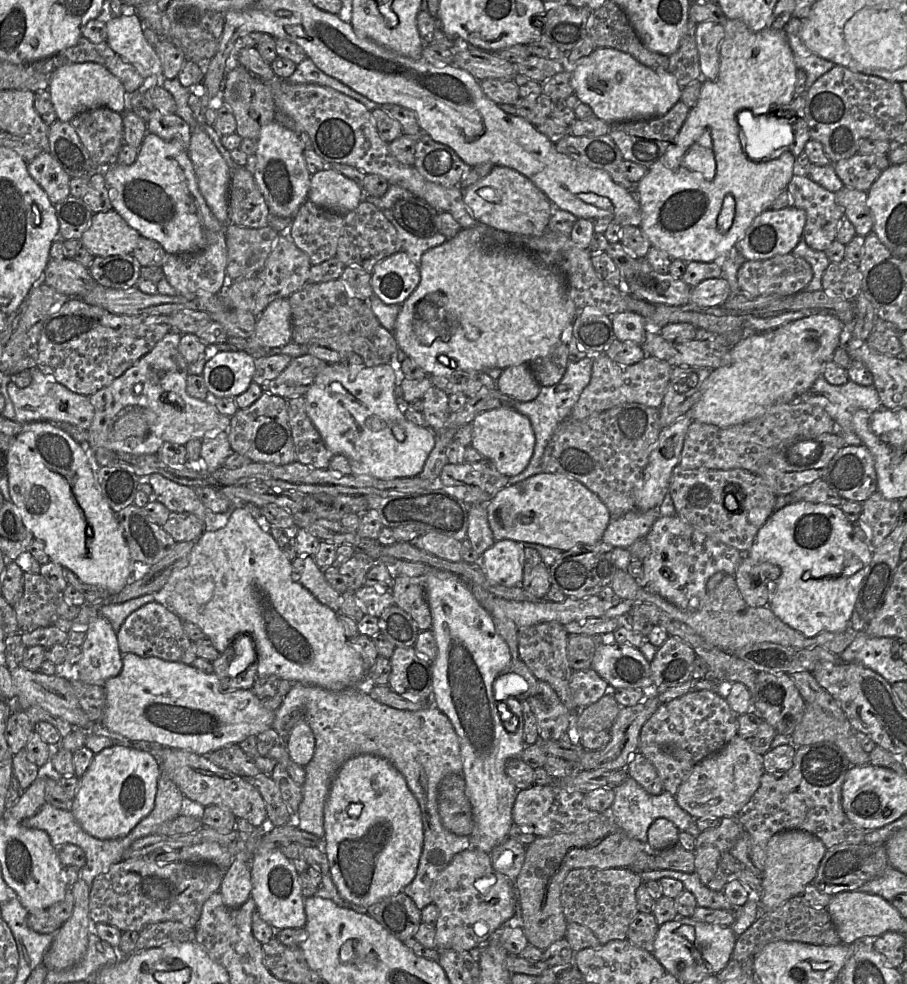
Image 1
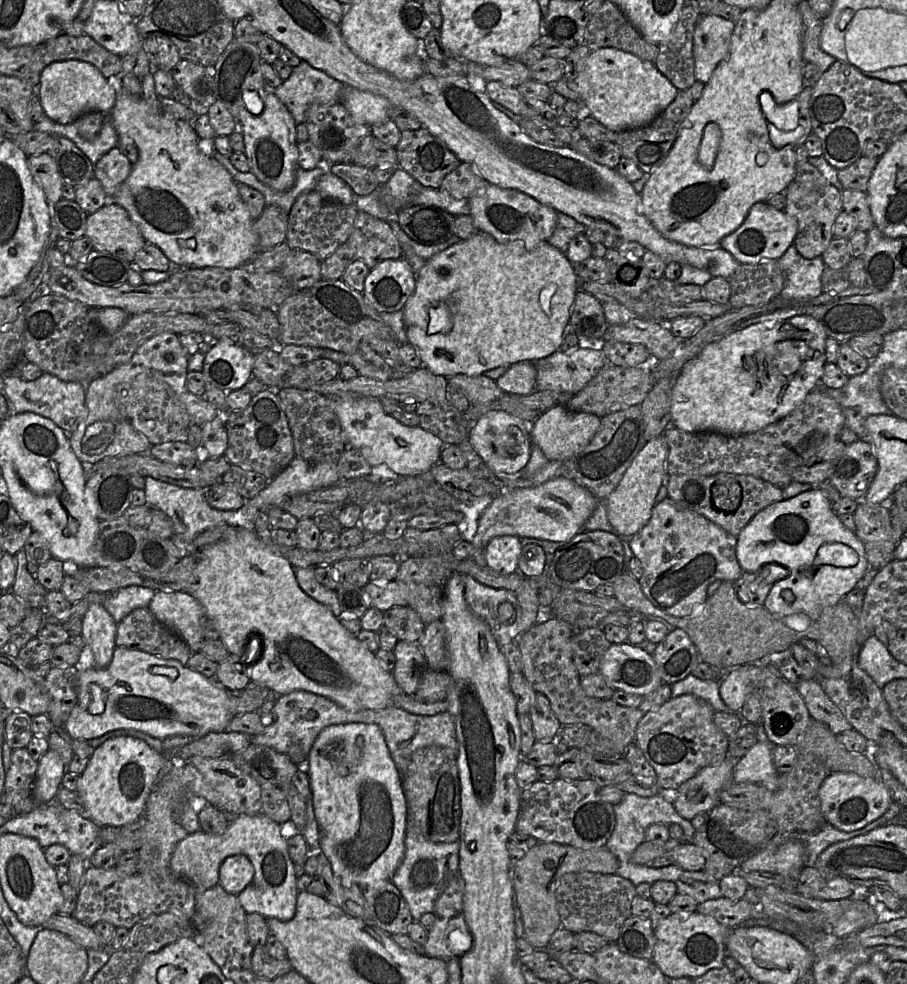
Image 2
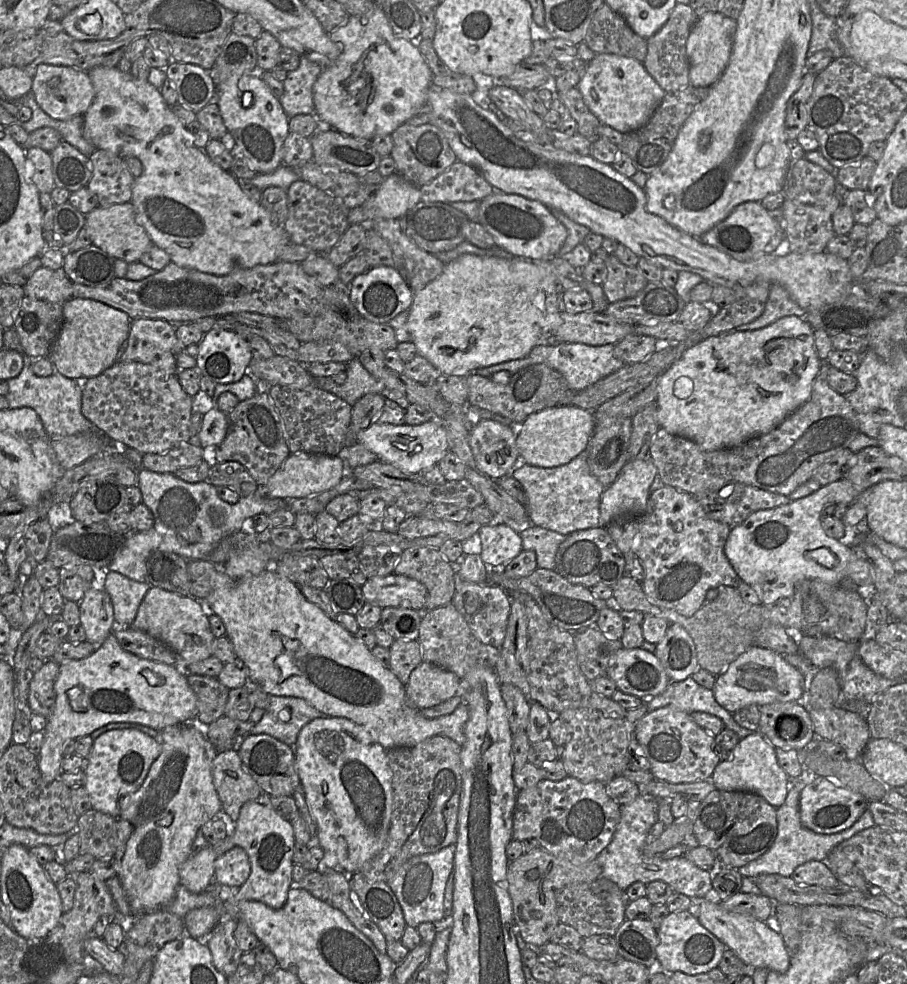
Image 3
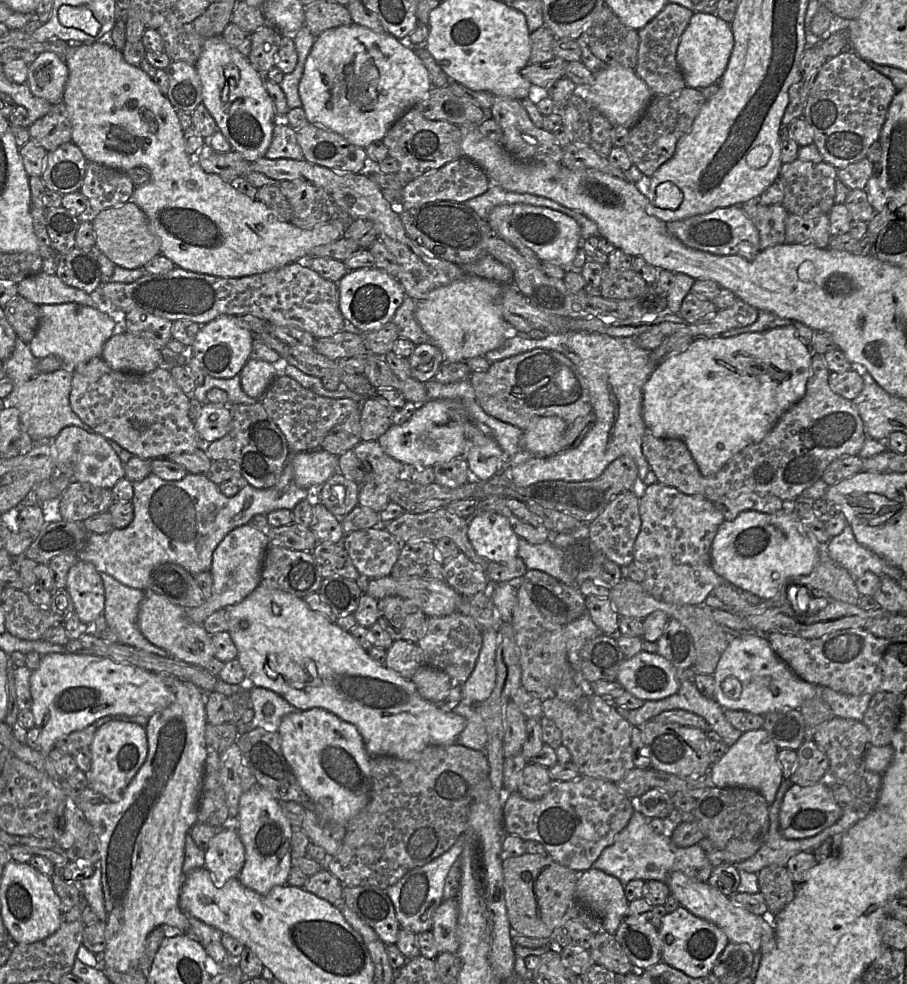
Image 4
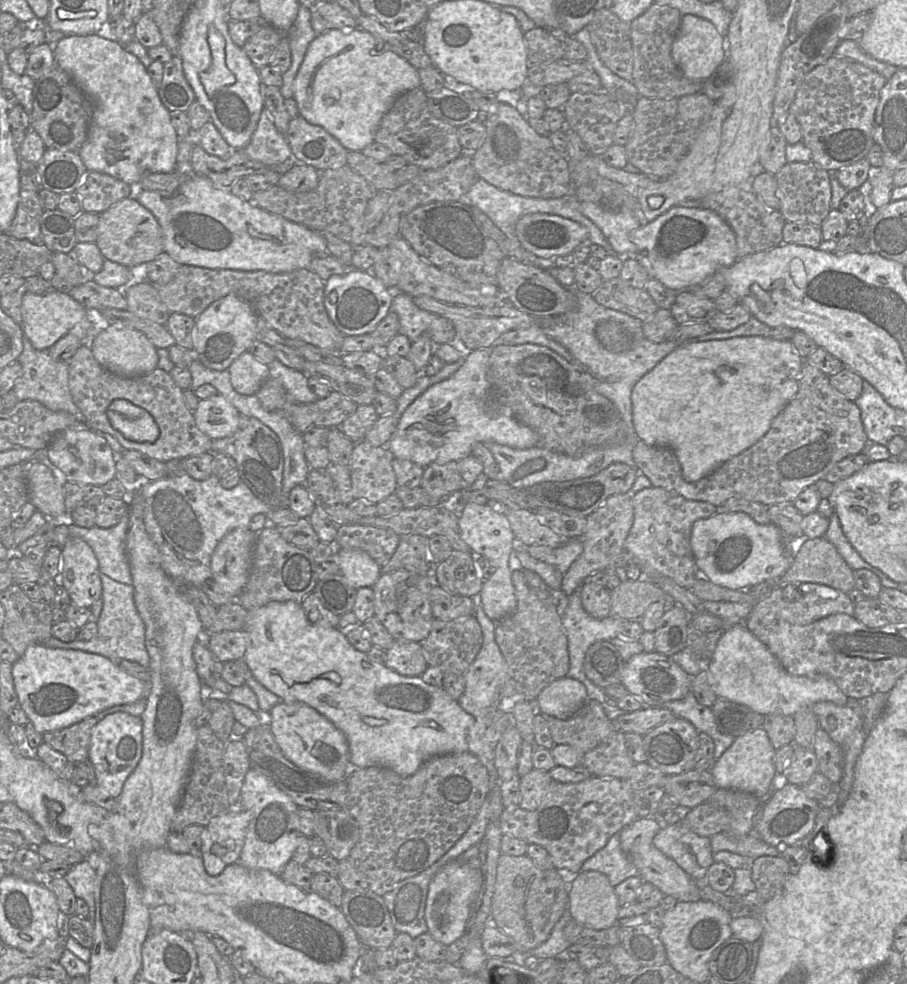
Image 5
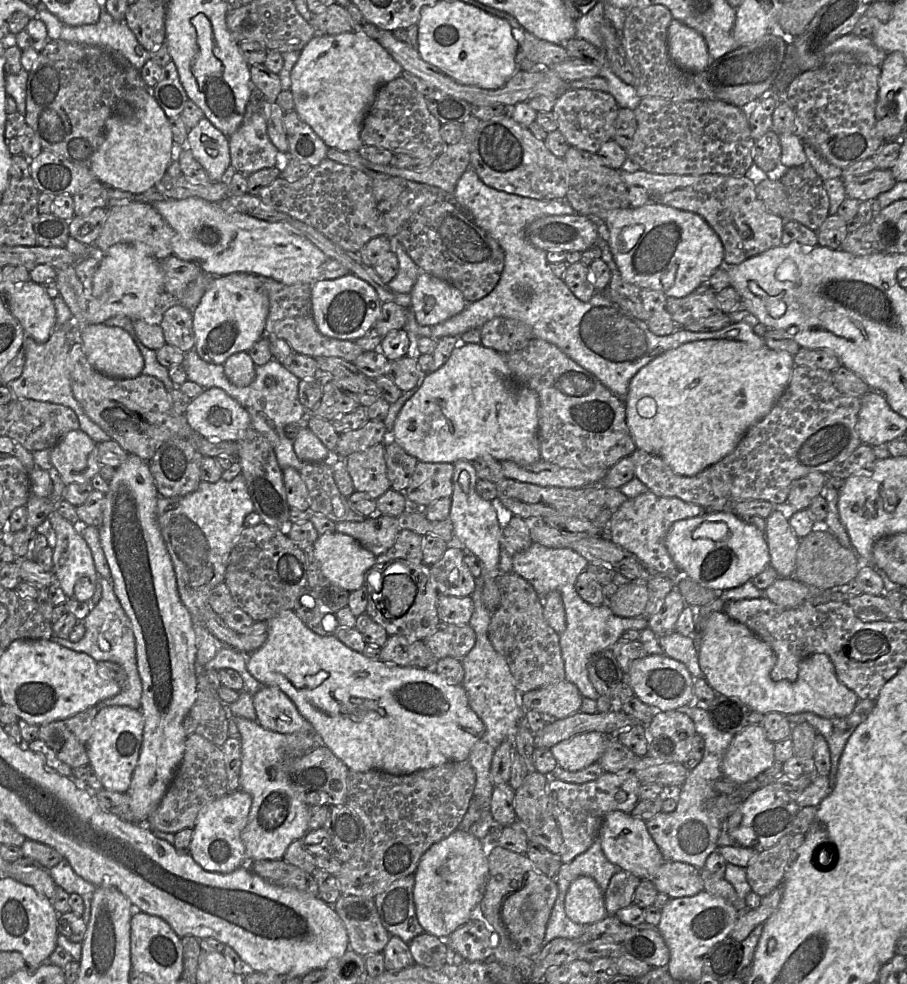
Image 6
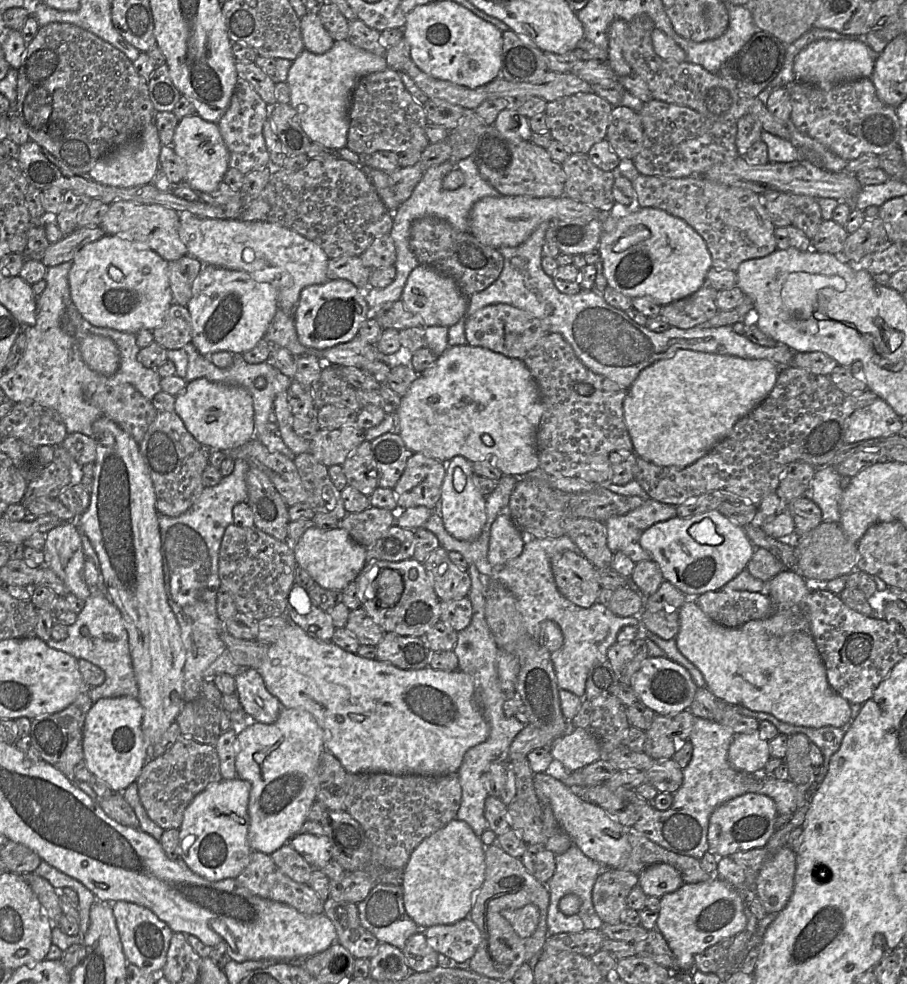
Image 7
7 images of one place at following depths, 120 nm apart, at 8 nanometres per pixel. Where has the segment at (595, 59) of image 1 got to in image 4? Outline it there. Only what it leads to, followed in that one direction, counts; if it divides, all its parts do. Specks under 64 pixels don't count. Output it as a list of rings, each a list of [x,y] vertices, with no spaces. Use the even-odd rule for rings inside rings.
[[[619,64],[607,66],[594,74],[592,84],[584,89],[591,106],[594,106],[609,122],[615,126],[632,128],[641,118],[654,94],[635,70]]]

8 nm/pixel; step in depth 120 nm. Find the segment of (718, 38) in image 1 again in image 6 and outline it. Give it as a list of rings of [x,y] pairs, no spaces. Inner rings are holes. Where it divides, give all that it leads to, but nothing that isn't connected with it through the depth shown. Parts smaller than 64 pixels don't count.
[[[673,19],[667,39],[669,55],[681,69],[689,72],[707,70],[710,57],[706,41],[699,32]]]

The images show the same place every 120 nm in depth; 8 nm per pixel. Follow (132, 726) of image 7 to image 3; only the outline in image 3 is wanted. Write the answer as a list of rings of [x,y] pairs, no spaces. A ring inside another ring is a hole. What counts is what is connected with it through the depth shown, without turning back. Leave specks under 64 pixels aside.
[[[135,728],[108,730],[94,739],[84,766],[84,788],[88,792],[92,808],[112,817],[118,817],[120,799],[141,787],[161,750],[161,741]]]

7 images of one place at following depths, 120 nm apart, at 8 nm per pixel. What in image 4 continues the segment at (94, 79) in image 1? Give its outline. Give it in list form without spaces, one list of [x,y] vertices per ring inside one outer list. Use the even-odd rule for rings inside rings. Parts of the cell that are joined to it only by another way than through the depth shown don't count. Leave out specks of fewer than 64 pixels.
[[[46,51],[29,65],[27,83],[34,96],[56,105],[63,101],[68,77],[69,69],[64,59]]]

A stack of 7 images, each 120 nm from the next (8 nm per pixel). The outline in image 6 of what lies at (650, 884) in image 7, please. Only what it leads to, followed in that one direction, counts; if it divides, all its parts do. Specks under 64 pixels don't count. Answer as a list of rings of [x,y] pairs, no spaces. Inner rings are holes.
[[[666,861],[652,882],[659,893],[669,898],[690,897],[704,890],[700,870],[683,862]]]

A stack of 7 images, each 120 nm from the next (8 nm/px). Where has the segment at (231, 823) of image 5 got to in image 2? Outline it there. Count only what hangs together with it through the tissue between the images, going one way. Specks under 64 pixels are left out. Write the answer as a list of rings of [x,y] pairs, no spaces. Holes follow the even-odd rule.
[[[244,854],[227,857],[219,868],[219,884],[233,895],[242,892],[253,880],[254,867]]]

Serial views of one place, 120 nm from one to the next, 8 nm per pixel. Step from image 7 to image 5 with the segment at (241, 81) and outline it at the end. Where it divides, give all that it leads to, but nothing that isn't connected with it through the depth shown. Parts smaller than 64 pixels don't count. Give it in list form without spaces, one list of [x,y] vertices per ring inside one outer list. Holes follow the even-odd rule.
[[[265,107],[250,142],[240,150],[250,158],[266,165],[277,165],[294,156],[286,134],[276,128],[271,114]]]

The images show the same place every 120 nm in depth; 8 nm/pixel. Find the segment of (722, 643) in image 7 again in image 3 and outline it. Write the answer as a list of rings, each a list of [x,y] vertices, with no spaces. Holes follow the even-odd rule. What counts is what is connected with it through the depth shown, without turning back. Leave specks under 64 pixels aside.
[[[751,646],[737,657],[725,671],[716,676],[712,689],[716,702],[733,713],[745,706],[762,706],[775,702],[805,702],[807,683],[801,672],[787,662],[783,655],[769,648]]]

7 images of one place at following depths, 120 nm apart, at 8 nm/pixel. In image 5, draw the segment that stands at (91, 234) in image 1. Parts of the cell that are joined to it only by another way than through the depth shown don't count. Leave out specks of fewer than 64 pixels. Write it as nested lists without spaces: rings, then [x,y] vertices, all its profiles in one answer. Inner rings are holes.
[[[124,198],[100,214],[96,245],[104,258],[134,267],[164,252],[163,232],[155,216],[137,199]]]

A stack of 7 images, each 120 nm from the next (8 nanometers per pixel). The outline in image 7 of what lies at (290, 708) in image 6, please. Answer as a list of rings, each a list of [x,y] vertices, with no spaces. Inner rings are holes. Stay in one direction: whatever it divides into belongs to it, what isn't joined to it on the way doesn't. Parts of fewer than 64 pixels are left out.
[[[242,668],[241,672],[234,678],[235,694],[239,699],[241,708],[256,722],[274,723],[283,706],[267,690],[258,671],[254,668]]]

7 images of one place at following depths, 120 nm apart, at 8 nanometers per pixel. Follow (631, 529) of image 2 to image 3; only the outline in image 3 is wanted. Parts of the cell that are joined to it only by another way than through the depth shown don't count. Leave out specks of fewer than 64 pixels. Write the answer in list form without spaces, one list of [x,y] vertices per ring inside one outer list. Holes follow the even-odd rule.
[[[650,458],[630,460],[600,500],[601,527],[625,517],[640,517],[646,510],[650,487],[658,471]]]

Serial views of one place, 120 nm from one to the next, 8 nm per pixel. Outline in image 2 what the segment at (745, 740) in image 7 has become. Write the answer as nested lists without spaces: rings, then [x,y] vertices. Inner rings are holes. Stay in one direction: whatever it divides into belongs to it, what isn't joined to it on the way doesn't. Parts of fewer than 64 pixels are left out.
[[[757,741],[736,760],[733,768],[733,782],[758,783],[769,790],[776,790],[780,774],[772,761],[772,747],[769,741]]]

